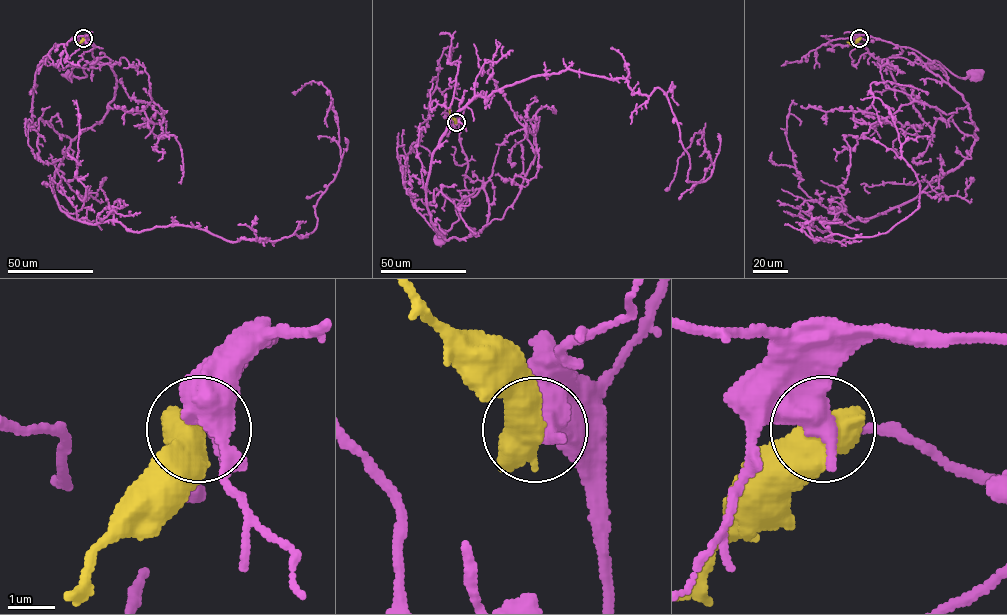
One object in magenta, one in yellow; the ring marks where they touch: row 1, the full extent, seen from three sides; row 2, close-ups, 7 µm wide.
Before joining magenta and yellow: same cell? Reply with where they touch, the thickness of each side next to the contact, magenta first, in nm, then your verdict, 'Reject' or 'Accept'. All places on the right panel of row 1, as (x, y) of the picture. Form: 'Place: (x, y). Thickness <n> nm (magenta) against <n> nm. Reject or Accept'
Place: (859, 38). Thickness 700 nm (magenta) against 800 nm. Reject

